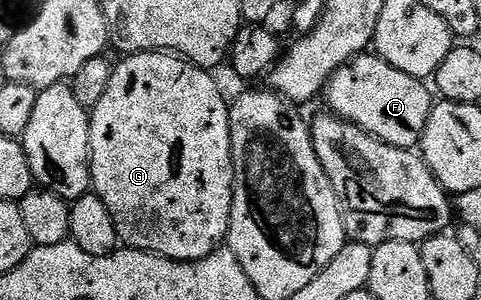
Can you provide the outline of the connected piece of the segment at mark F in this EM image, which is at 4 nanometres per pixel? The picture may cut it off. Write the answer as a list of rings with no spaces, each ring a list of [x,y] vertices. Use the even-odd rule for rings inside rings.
[[[378,54],[356,56],[350,64],[341,66],[327,83],[326,96],[331,107],[328,109],[334,115],[356,124],[361,131],[385,144],[408,150],[422,141],[425,122],[429,122],[433,107],[432,89],[424,81],[389,66]]]

